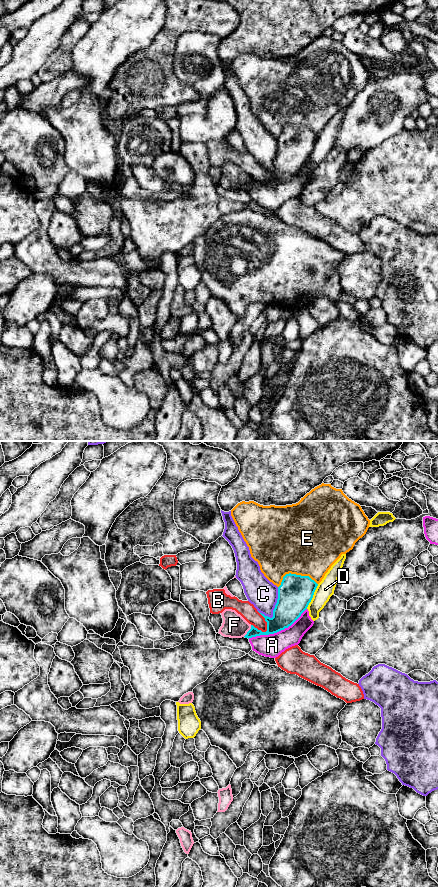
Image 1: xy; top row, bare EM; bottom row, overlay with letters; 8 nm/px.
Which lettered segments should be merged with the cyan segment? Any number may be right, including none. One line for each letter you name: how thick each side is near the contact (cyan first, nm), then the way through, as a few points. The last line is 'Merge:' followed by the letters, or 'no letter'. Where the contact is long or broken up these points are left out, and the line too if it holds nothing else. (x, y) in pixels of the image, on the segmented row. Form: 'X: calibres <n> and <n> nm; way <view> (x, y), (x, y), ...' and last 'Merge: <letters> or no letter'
Merge: no letter

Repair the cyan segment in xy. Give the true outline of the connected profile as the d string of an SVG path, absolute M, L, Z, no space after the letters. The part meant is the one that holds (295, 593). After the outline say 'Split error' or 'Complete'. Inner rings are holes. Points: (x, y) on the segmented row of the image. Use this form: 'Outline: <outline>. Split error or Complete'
Outline: M286 574L278 587L278 599L270 618L260 613L267 622L267 631L262 632L253 625L244 636L252 638L277 633L291 626L307 609L318 584L309 576Z. Complete

